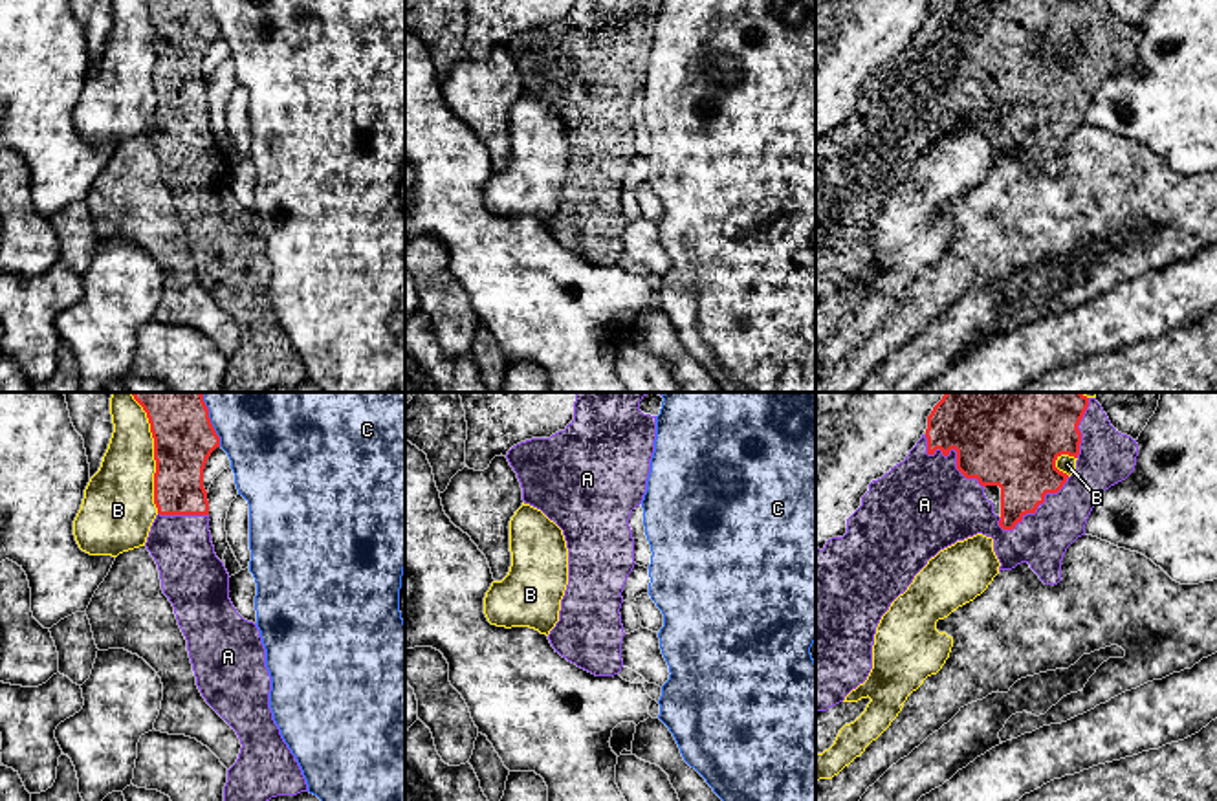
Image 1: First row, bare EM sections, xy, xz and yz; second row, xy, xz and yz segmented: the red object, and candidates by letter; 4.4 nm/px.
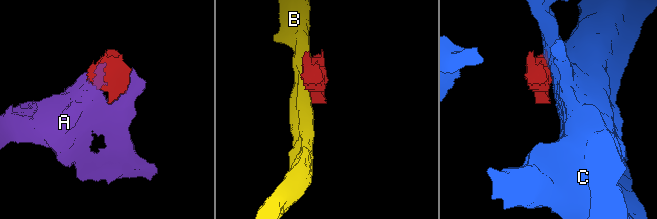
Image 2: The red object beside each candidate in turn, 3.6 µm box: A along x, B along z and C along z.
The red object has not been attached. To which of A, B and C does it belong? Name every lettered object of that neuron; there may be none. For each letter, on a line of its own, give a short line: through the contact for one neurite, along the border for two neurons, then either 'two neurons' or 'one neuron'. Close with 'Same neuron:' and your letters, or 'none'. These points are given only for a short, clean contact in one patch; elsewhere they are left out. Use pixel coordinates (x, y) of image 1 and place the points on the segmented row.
A: one neuron
B: two neurons
C: two neurons
Same neuron: A

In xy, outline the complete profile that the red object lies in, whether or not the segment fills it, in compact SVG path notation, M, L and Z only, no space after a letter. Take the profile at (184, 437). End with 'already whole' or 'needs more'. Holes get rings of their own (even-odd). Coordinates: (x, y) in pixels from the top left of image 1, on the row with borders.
M132 392L147 412L154 438L154 504L158 515L147 537L163 594L174 607L196 686L205 702L236 731L240 753L227 770L224 801L269 801L308 792L302 770L284 742L269 708L271 676L257 623L244 620L229 599L229 574L216 557L209 532L209 500L203 469L220 447L202 392Z; needs more

